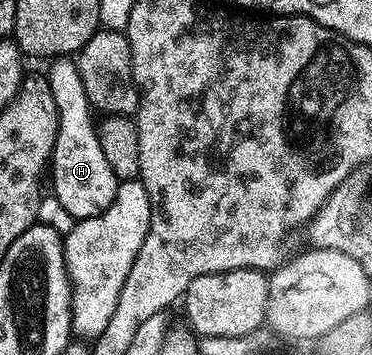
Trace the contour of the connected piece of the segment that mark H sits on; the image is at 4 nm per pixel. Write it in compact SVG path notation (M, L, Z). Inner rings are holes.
M58 56L52 58L48 65L47 76L51 95L55 95L58 115L57 138L51 158L51 193L59 199L59 203L63 203L63 207L67 207L67 211L71 211L74 219L94 217L111 207L119 182L115 171L111 171L107 159L103 156L103 147L99 147L95 117L83 91L83 79L79 79L76 60L72 56Z

